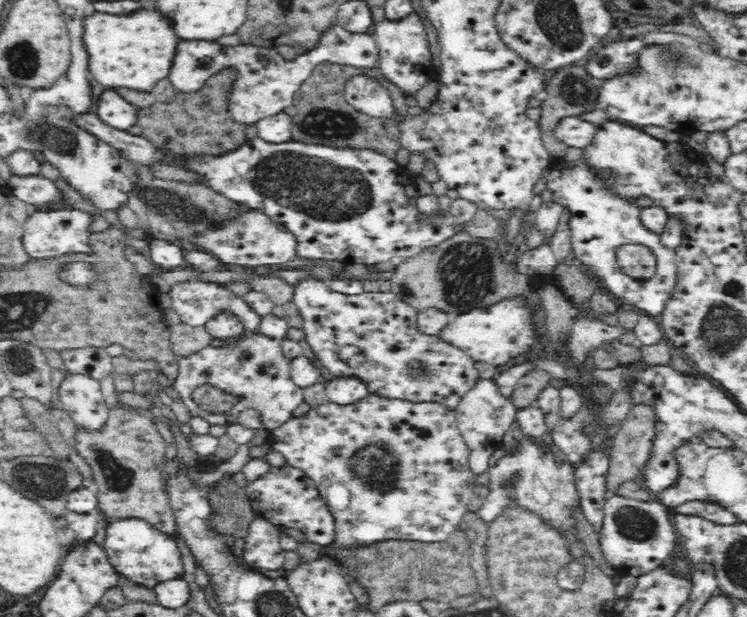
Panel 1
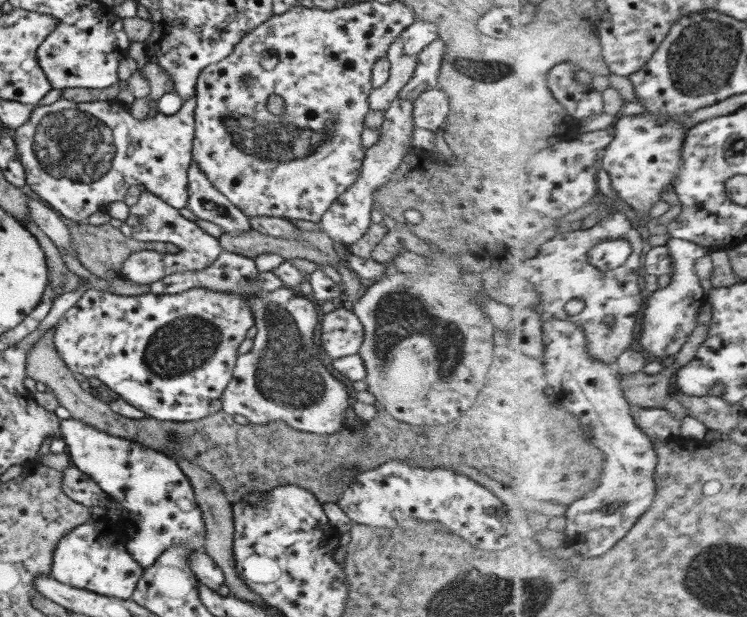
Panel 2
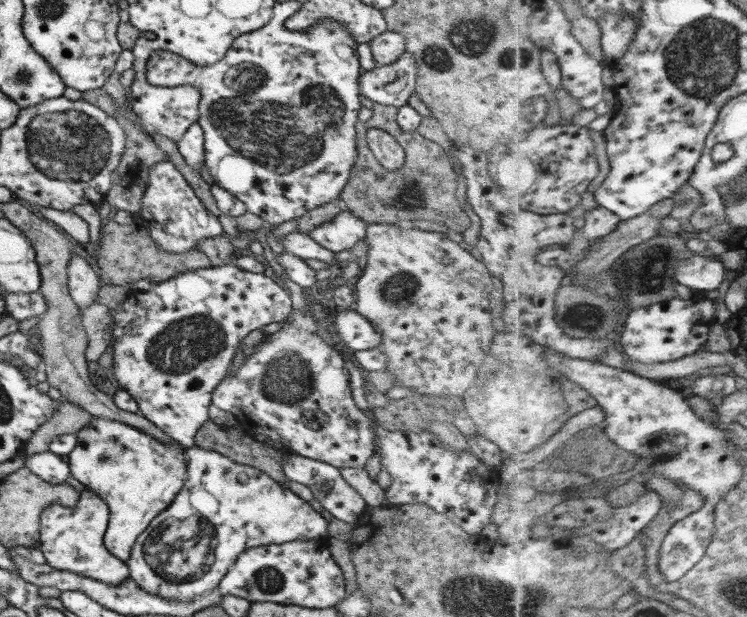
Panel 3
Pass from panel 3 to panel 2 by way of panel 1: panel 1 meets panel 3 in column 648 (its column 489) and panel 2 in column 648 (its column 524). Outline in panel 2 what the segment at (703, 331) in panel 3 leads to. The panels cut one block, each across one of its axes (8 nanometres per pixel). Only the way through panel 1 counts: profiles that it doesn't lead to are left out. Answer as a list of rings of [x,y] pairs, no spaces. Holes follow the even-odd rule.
[[[670,237],[666,245],[674,258],[674,274],[665,288],[652,293],[648,298],[645,318],[642,318],[642,333],[639,334],[638,349],[660,358],[667,358],[671,362],[698,326],[697,316],[701,312],[701,306],[707,301],[708,292],[701,286],[701,279],[695,274],[695,264],[701,256],[711,255],[713,250],[701,246],[696,241],[675,237]]]

